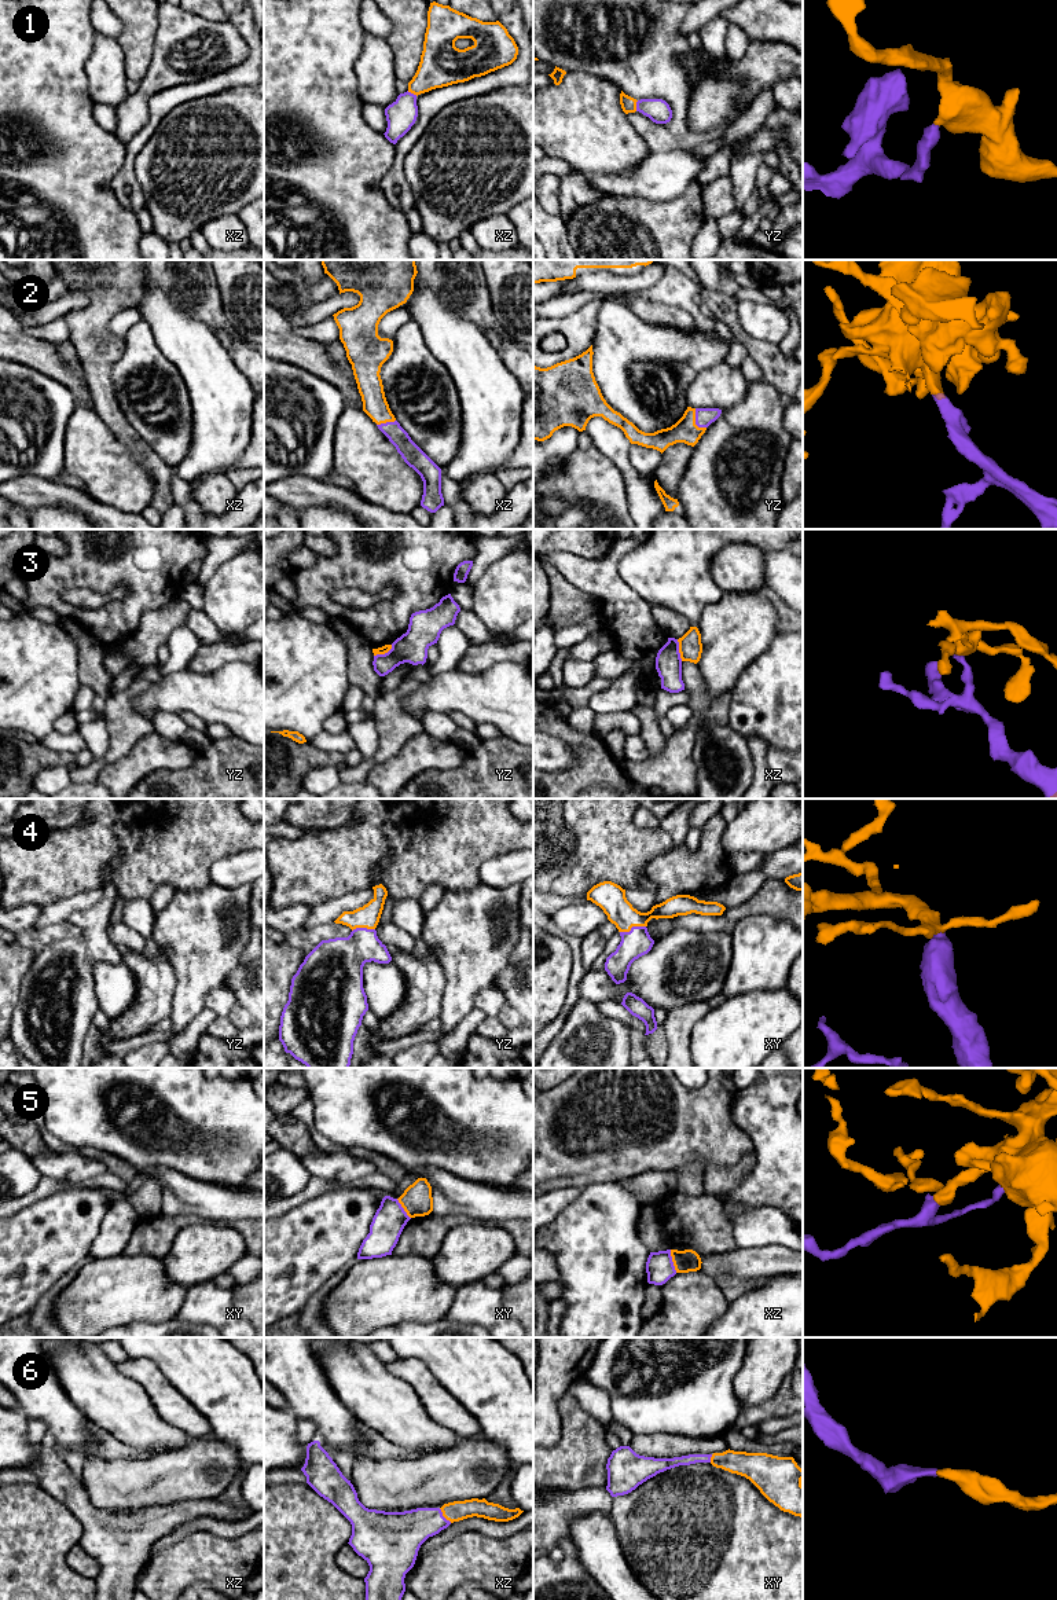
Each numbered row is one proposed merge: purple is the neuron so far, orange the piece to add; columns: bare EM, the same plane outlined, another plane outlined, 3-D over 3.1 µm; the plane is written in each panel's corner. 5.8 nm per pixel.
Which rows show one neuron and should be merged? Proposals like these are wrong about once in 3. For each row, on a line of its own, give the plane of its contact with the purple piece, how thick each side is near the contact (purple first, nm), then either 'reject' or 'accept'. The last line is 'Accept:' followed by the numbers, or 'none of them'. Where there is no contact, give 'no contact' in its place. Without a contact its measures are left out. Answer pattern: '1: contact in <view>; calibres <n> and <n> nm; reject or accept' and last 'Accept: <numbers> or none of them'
1: contact in yz; calibres 140 and 90 nm; accept
2: contact in yz; calibres 110 and 140 nm; accept
3: contact in xz; calibres 160 and 140 nm; reject
4: contact in xy; calibres 160 and 170 nm; accept
5: contact in xz; calibres 160 and 130 nm; reject
6: contact in xz; calibres 240 and 120 nm; accept
Accept: 1, 2, 4, 6

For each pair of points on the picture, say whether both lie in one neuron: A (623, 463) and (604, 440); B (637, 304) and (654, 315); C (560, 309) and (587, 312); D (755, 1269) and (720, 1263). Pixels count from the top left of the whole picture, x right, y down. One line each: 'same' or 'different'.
A: same
B: same
C: different
D: same

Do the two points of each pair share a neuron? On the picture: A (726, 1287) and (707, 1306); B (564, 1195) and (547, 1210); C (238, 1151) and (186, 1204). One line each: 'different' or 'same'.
A: different
B: same
C: different

